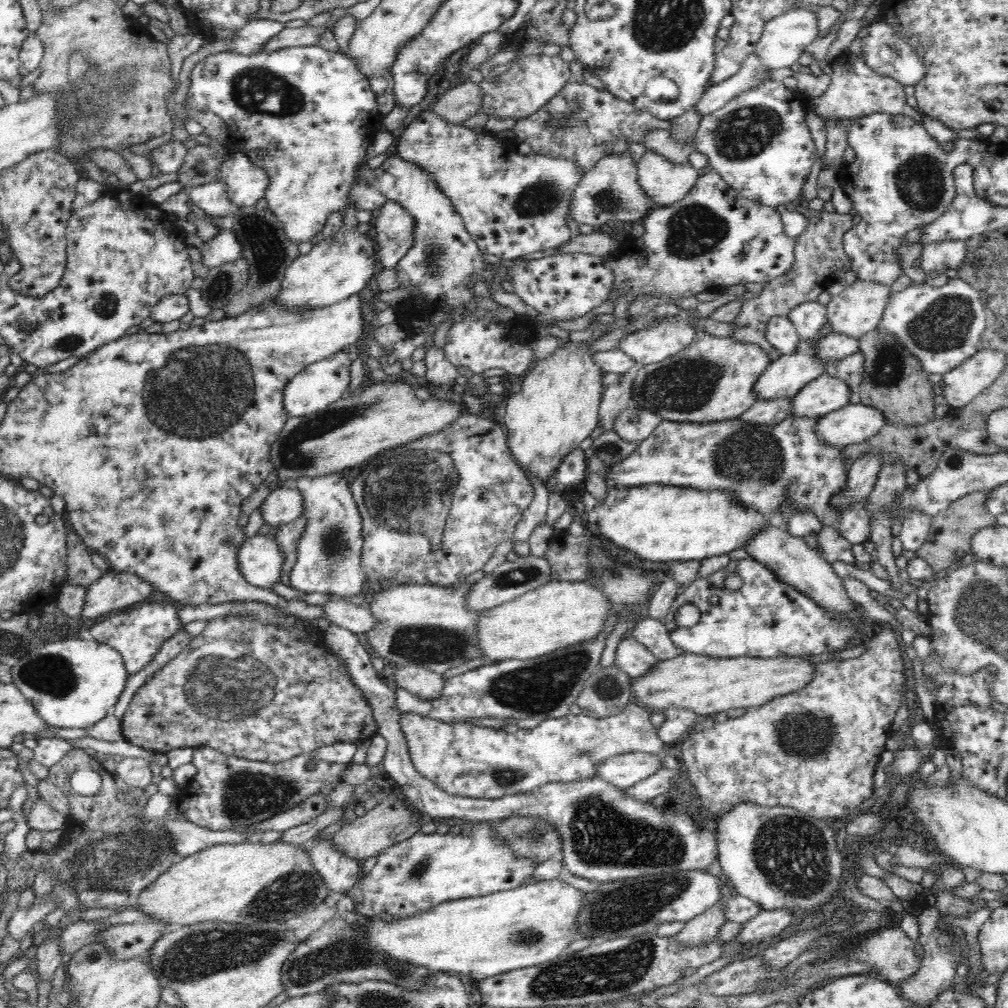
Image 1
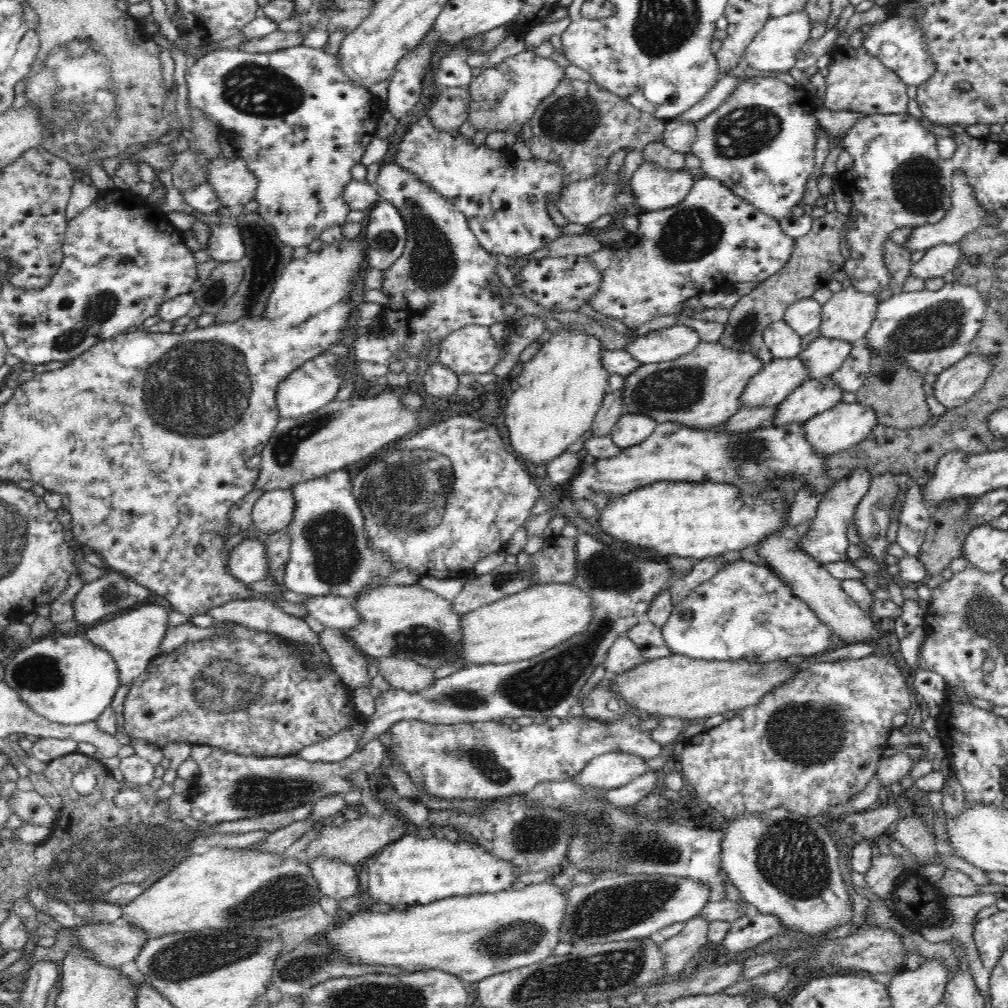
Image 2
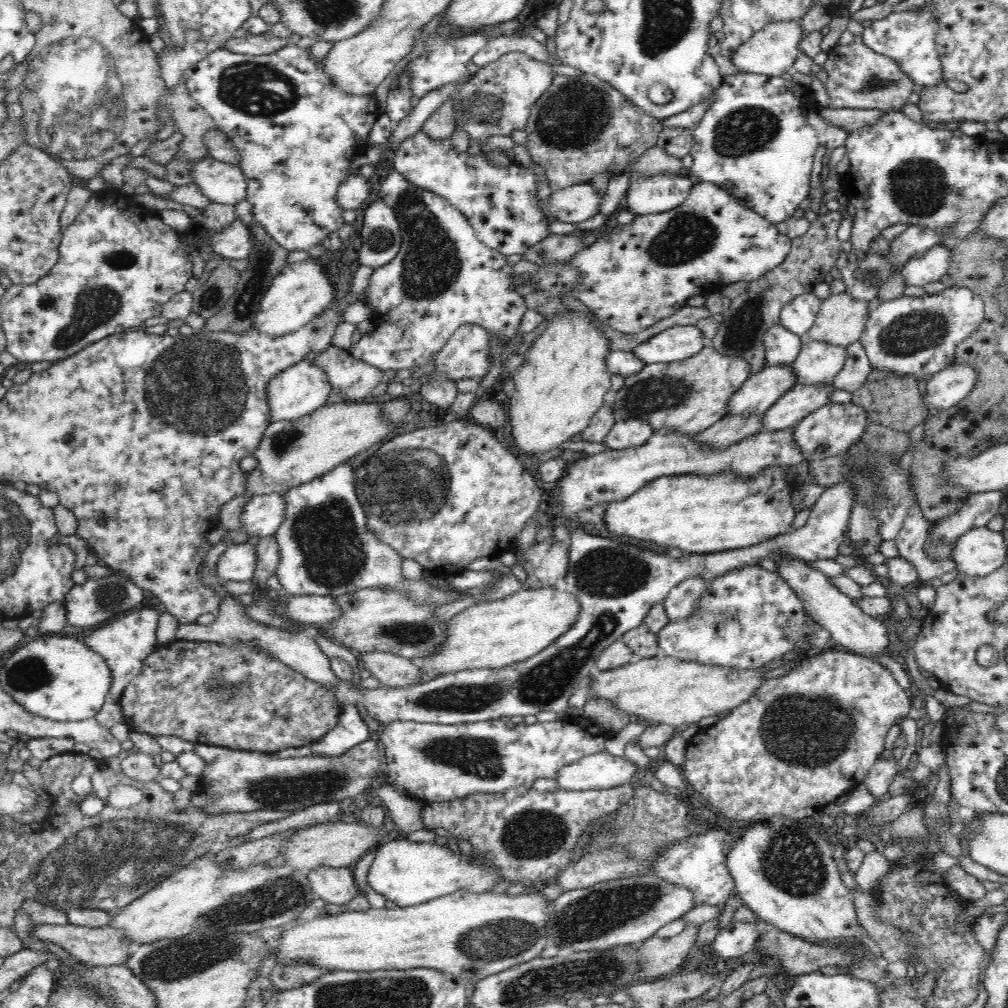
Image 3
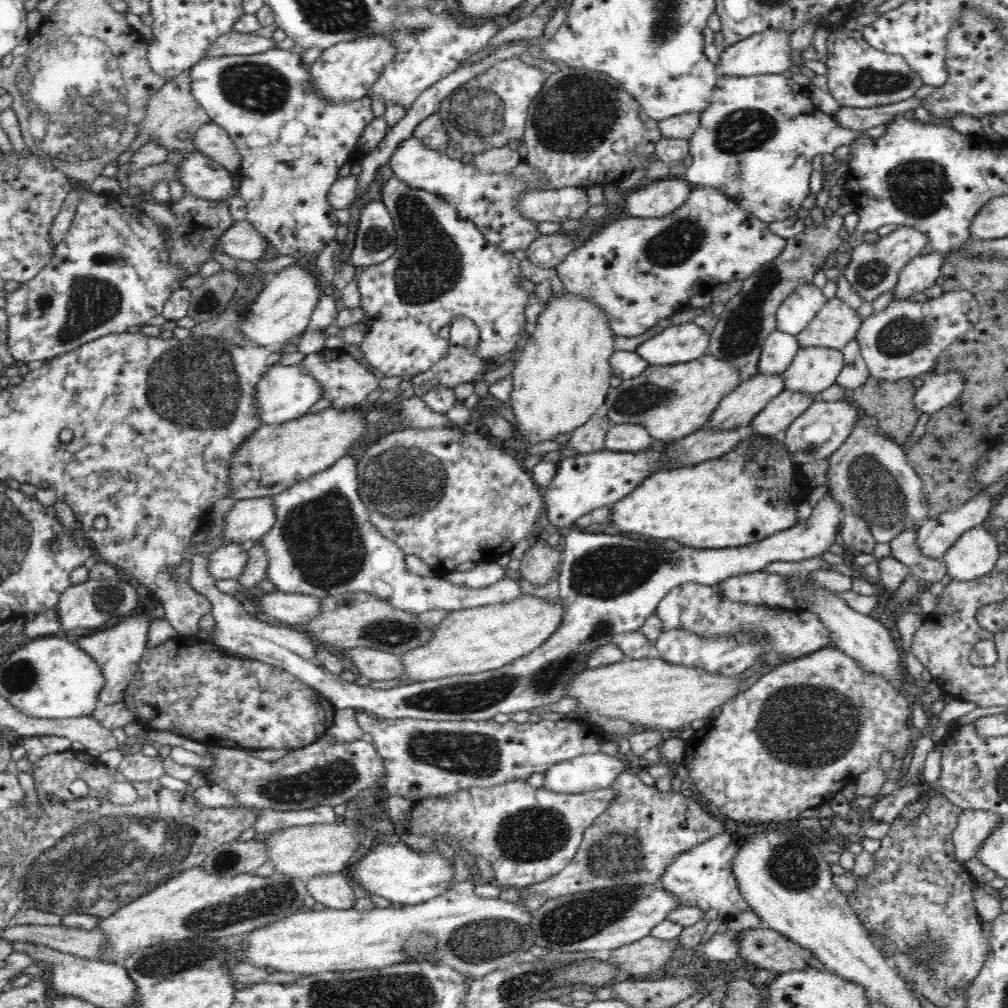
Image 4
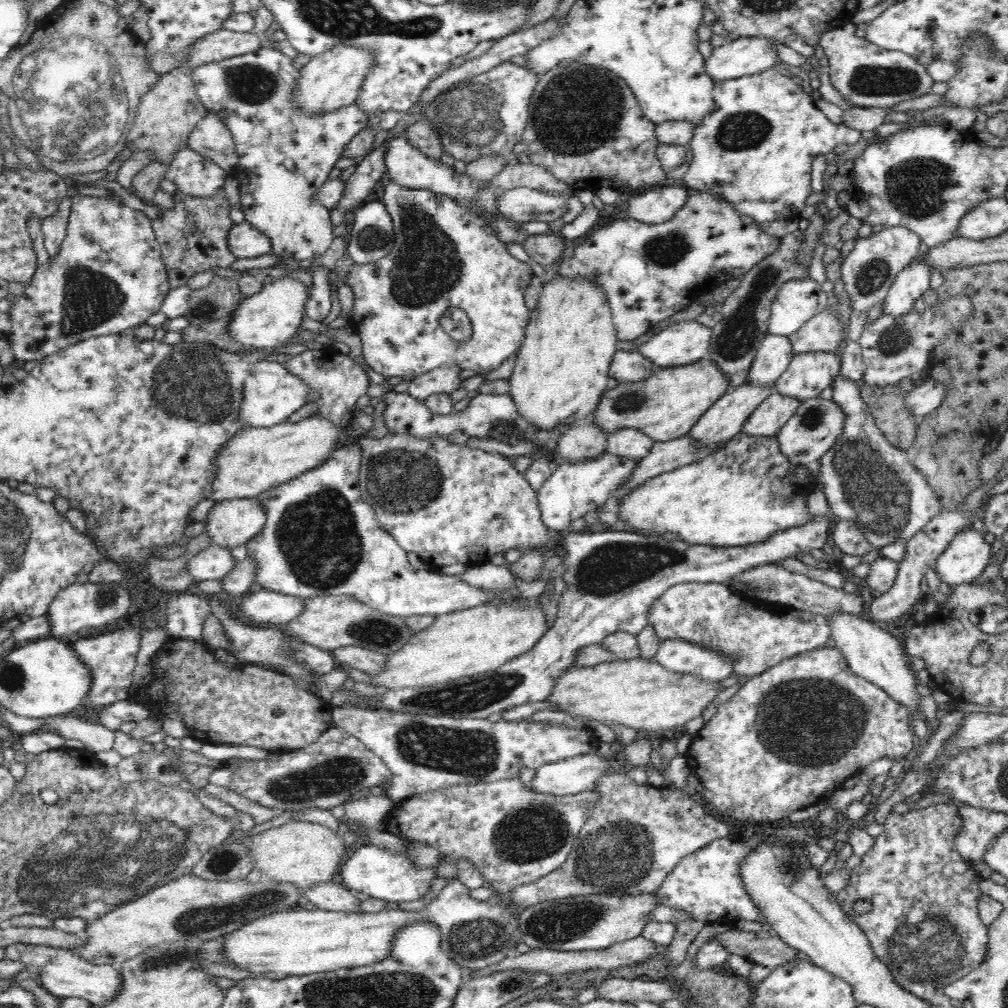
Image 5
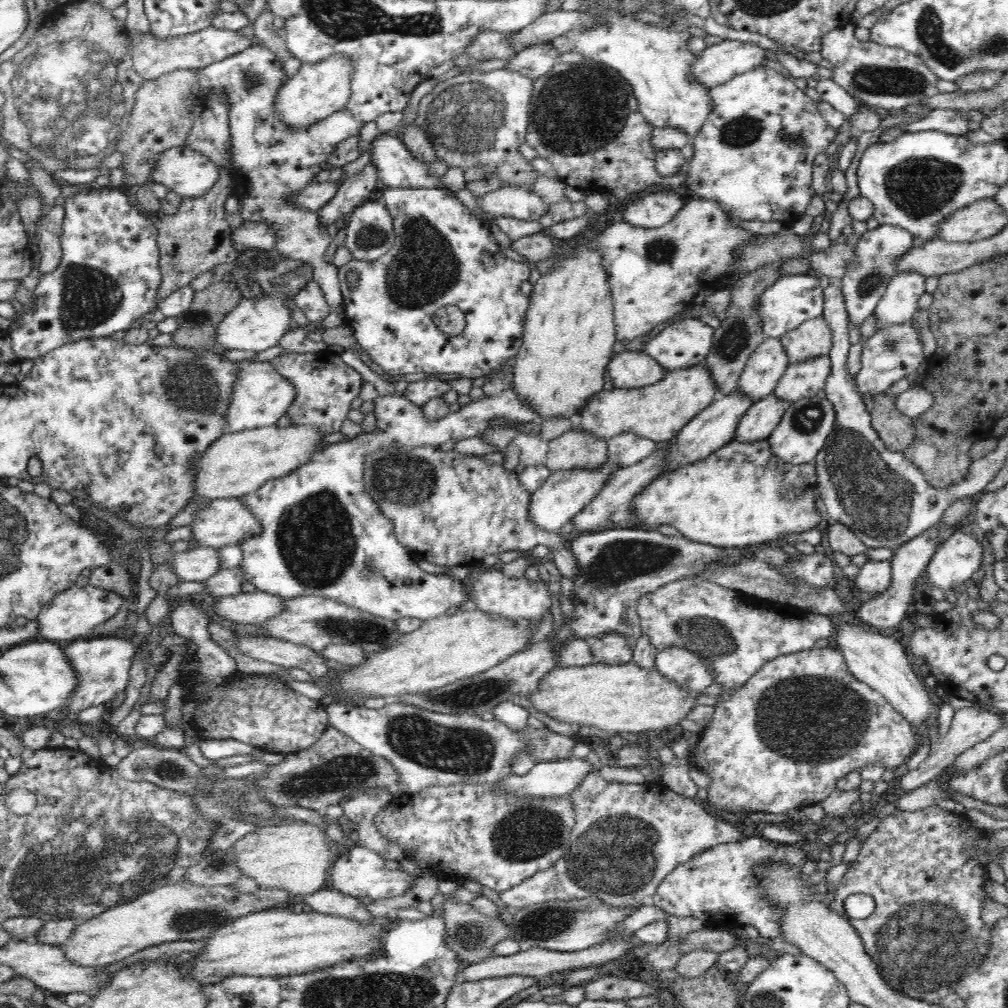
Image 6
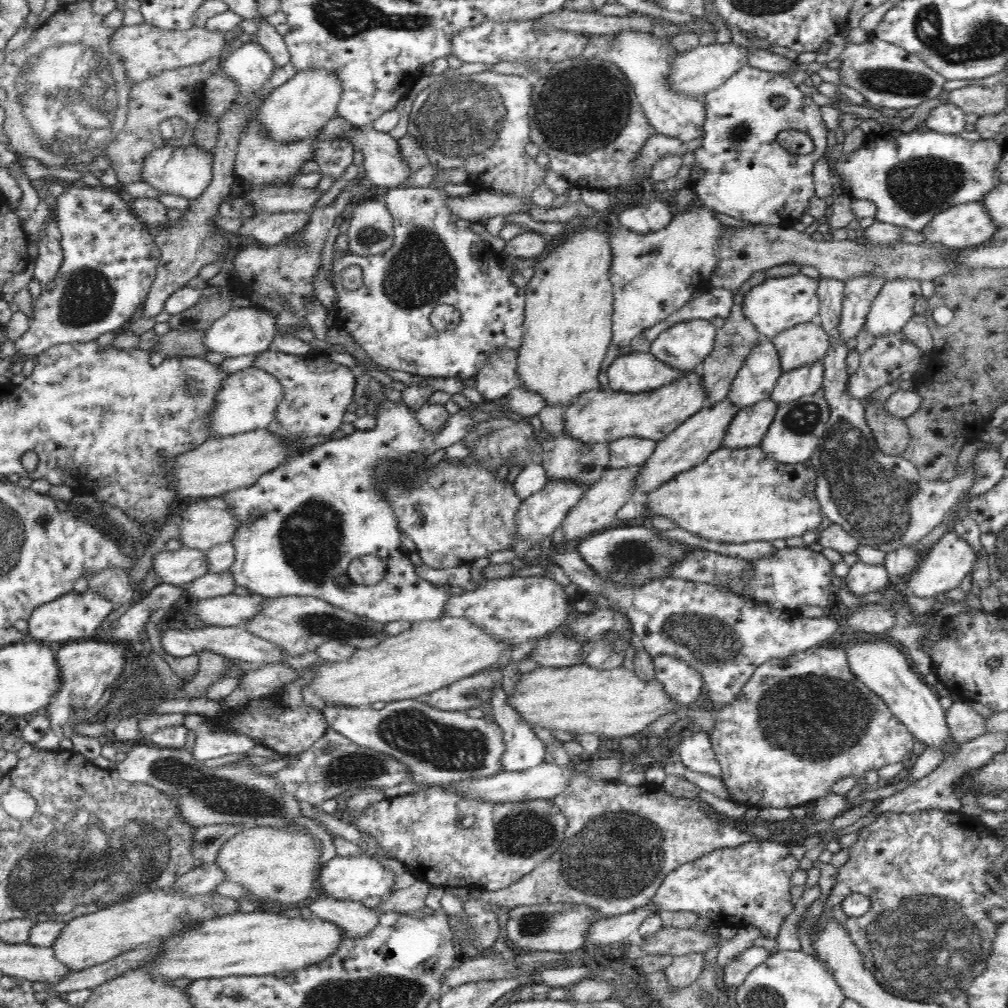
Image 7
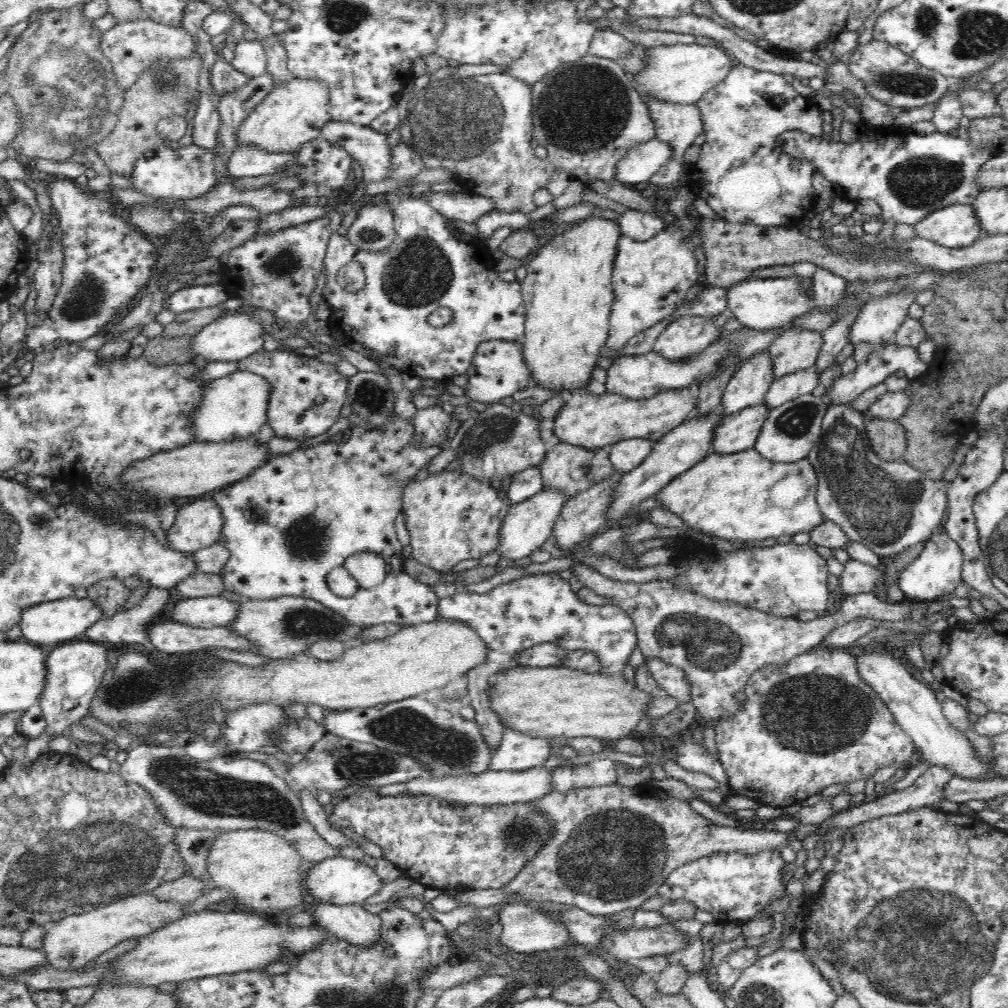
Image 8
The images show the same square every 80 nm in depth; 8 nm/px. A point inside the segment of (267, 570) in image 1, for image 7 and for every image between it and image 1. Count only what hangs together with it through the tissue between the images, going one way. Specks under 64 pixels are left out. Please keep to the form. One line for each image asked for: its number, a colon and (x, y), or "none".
2: (248, 563)
3: (238, 563)
4: (226, 562)
5: (214, 562)
6: (197, 565)
7: (180, 567)

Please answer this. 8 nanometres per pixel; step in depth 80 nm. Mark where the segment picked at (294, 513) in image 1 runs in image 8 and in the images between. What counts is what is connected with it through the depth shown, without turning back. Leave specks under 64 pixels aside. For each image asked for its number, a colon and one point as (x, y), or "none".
2: (273, 510)
3: (263, 514)
4: (250, 519)
5: (230, 523)
6: (221, 522)
7: (207, 523)
8: (197, 525)

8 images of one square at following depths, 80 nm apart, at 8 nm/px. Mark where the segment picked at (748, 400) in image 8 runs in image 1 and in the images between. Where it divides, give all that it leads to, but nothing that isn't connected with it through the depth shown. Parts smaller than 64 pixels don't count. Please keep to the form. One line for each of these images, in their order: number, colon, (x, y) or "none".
1: (781, 334)
2: (784, 342)
3: (782, 347)
4: (779, 349)
5: (775, 353)
6: (765, 367)
7: (754, 382)

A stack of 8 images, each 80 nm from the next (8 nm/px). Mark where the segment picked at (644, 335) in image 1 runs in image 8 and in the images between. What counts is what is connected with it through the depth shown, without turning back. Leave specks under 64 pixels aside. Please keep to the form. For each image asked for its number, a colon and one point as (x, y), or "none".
2: (658, 346)
3: (681, 342)
4: (682, 343)
5: (686, 342)
6: (685, 343)
7: (685, 345)
8: (687, 336)

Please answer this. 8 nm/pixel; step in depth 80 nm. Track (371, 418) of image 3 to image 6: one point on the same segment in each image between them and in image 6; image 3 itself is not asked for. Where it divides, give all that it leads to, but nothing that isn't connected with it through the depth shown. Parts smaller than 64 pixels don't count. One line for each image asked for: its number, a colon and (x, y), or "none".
4: (275, 456)
5: (255, 459)
6: (238, 463)

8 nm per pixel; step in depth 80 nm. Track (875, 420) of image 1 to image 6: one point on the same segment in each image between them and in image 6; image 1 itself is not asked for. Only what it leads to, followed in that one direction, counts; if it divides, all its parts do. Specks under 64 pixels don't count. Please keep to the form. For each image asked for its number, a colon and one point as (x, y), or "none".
2: (838, 428)
3: (828, 431)
4: (824, 425)
5: (815, 425)
6: (805, 425)

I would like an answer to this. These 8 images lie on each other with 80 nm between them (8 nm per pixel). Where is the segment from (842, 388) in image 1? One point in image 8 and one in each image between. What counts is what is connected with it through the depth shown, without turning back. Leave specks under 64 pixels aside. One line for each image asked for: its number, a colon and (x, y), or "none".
2: (813, 396)
3: (794, 405)
4: (780, 411)
5: (767, 419)
6: (759, 421)
7: (748, 427)
8: (737, 432)

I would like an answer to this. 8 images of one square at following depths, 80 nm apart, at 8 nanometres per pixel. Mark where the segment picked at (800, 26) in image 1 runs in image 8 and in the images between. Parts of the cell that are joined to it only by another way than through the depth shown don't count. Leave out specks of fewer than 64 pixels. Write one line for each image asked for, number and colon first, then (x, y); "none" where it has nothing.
2: (773, 49)
3: (771, 51)
4: (768, 52)
5: (745, 56)
6: (716, 64)
7: (698, 71)
8: (681, 73)

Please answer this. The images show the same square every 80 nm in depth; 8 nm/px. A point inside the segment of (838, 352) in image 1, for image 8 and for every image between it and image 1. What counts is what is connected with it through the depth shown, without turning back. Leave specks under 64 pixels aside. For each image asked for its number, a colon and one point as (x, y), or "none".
2: (822, 356)
3: (818, 363)
4: (815, 368)
5: (808, 374)
6: (805, 379)
7: (805, 380)
8: (802, 382)

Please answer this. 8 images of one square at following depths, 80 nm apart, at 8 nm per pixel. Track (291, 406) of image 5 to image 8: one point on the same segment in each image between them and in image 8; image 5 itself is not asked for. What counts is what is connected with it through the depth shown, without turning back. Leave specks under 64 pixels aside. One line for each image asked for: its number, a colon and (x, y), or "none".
6: (260, 395)
7: (246, 401)
8: (235, 406)

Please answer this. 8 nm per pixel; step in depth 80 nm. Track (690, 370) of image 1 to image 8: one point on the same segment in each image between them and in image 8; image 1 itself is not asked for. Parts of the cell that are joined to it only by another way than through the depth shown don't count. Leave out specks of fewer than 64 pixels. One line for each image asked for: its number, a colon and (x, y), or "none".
2: (702, 389)
3: (688, 396)
4: (672, 401)
5: (665, 406)
6: (659, 411)
7: (599, 415)
8: (586, 419)

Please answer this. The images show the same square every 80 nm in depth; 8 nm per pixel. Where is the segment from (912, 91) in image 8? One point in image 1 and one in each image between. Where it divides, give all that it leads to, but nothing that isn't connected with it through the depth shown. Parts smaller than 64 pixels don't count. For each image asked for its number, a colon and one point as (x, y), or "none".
1: (856, 90)
2: (857, 81)
3: (859, 78)
4: (859, 76)
5: (868, 76)
6: (887, 77)
7: (888, 76)

